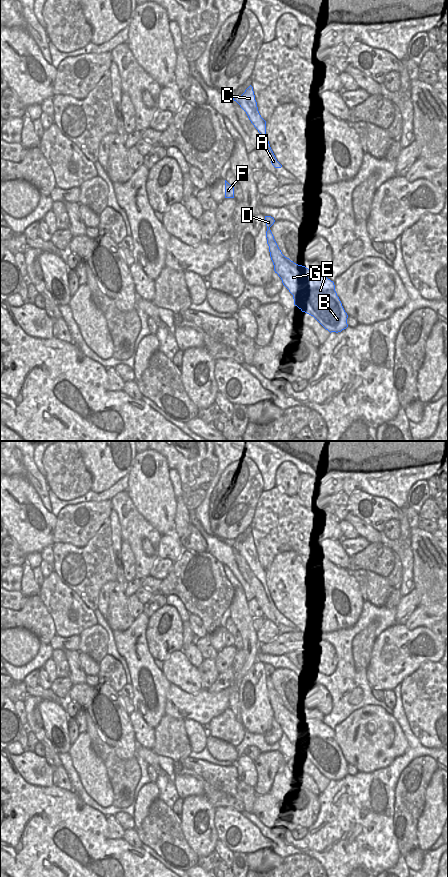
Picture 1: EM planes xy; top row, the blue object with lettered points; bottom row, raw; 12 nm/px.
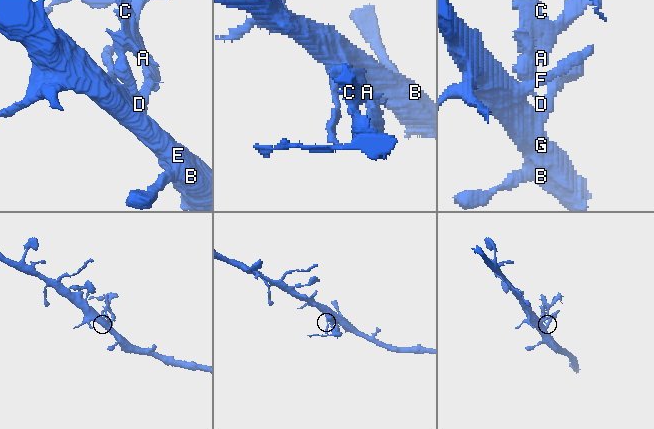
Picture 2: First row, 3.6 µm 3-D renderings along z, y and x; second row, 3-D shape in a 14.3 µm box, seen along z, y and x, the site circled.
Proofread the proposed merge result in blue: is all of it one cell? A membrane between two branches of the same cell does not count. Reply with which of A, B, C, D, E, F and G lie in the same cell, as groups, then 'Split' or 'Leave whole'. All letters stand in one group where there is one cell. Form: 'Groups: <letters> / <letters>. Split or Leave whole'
Groups: A B C D E F G. Leave whole.

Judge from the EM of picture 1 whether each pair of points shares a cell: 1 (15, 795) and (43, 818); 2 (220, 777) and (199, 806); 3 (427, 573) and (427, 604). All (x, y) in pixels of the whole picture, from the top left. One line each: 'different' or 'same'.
1: same
2: different
3: same

